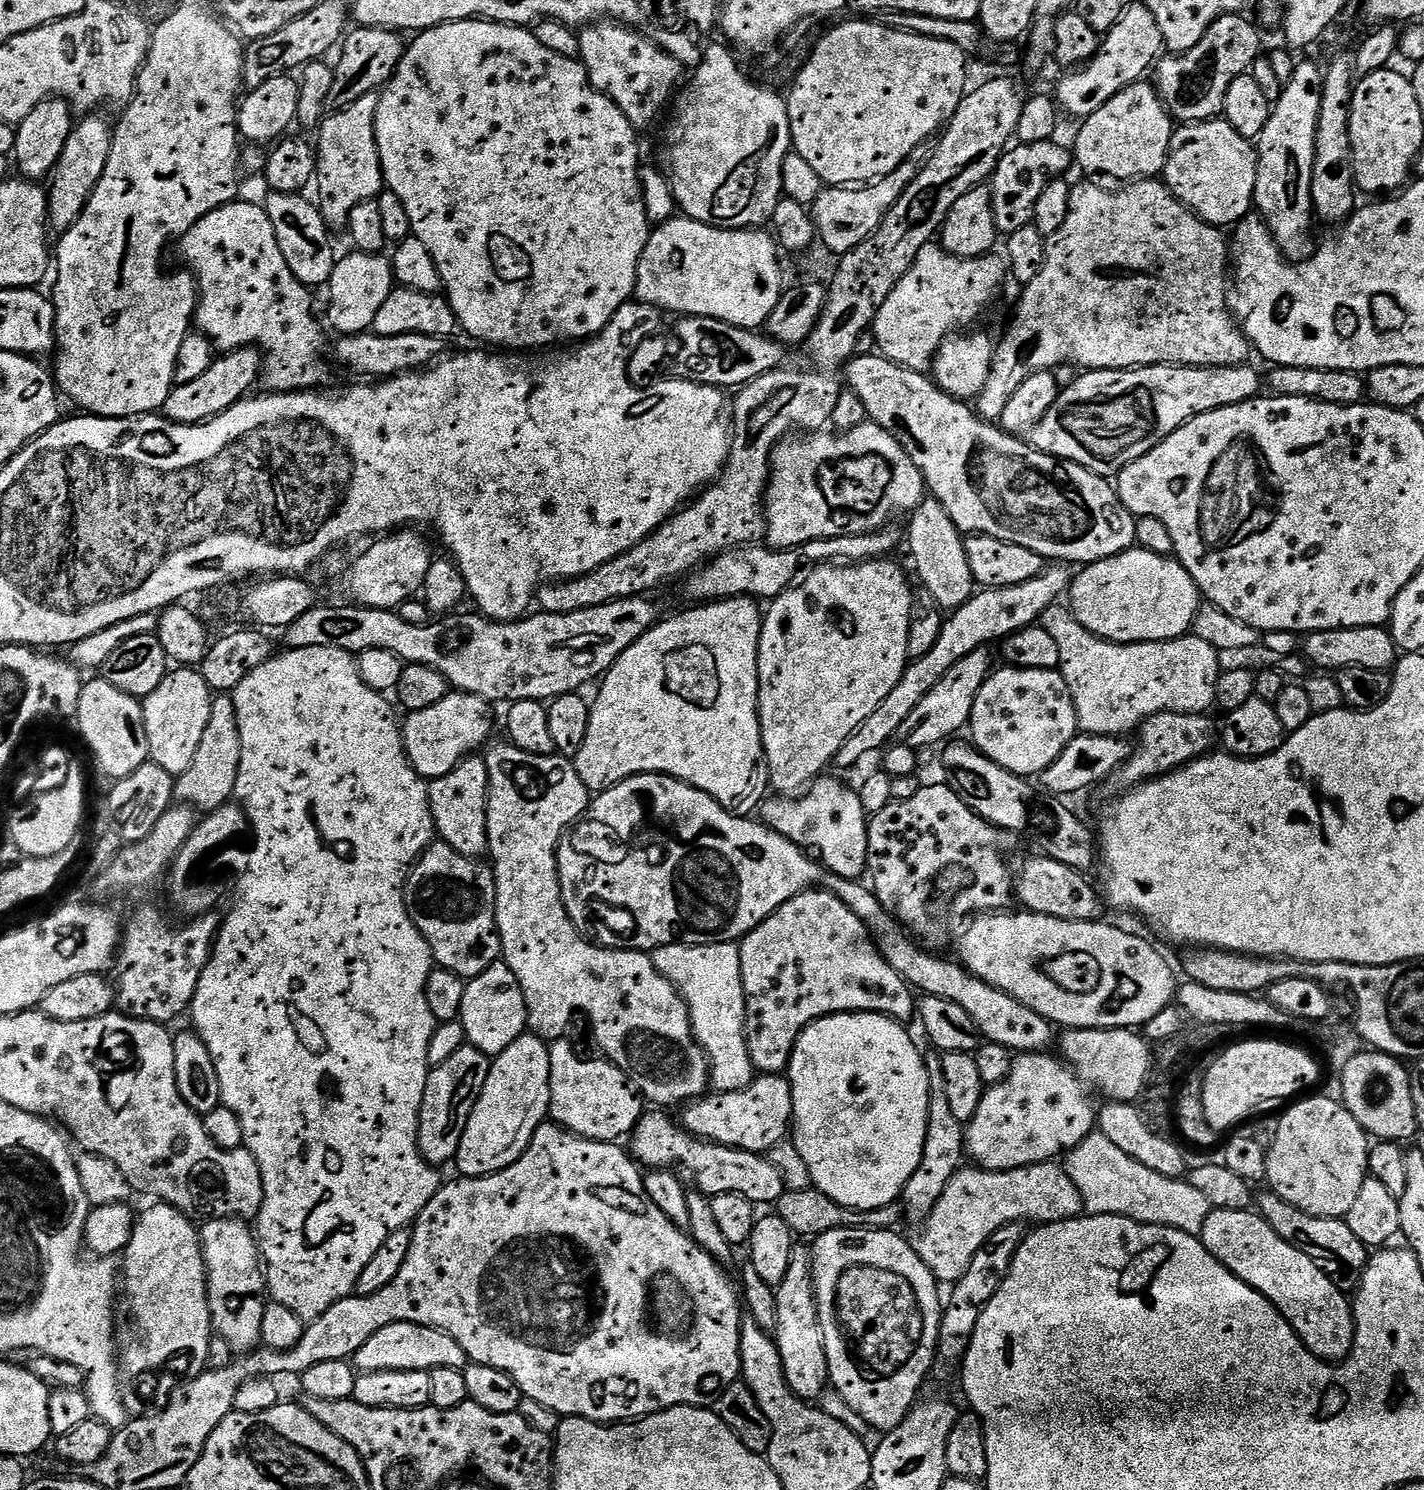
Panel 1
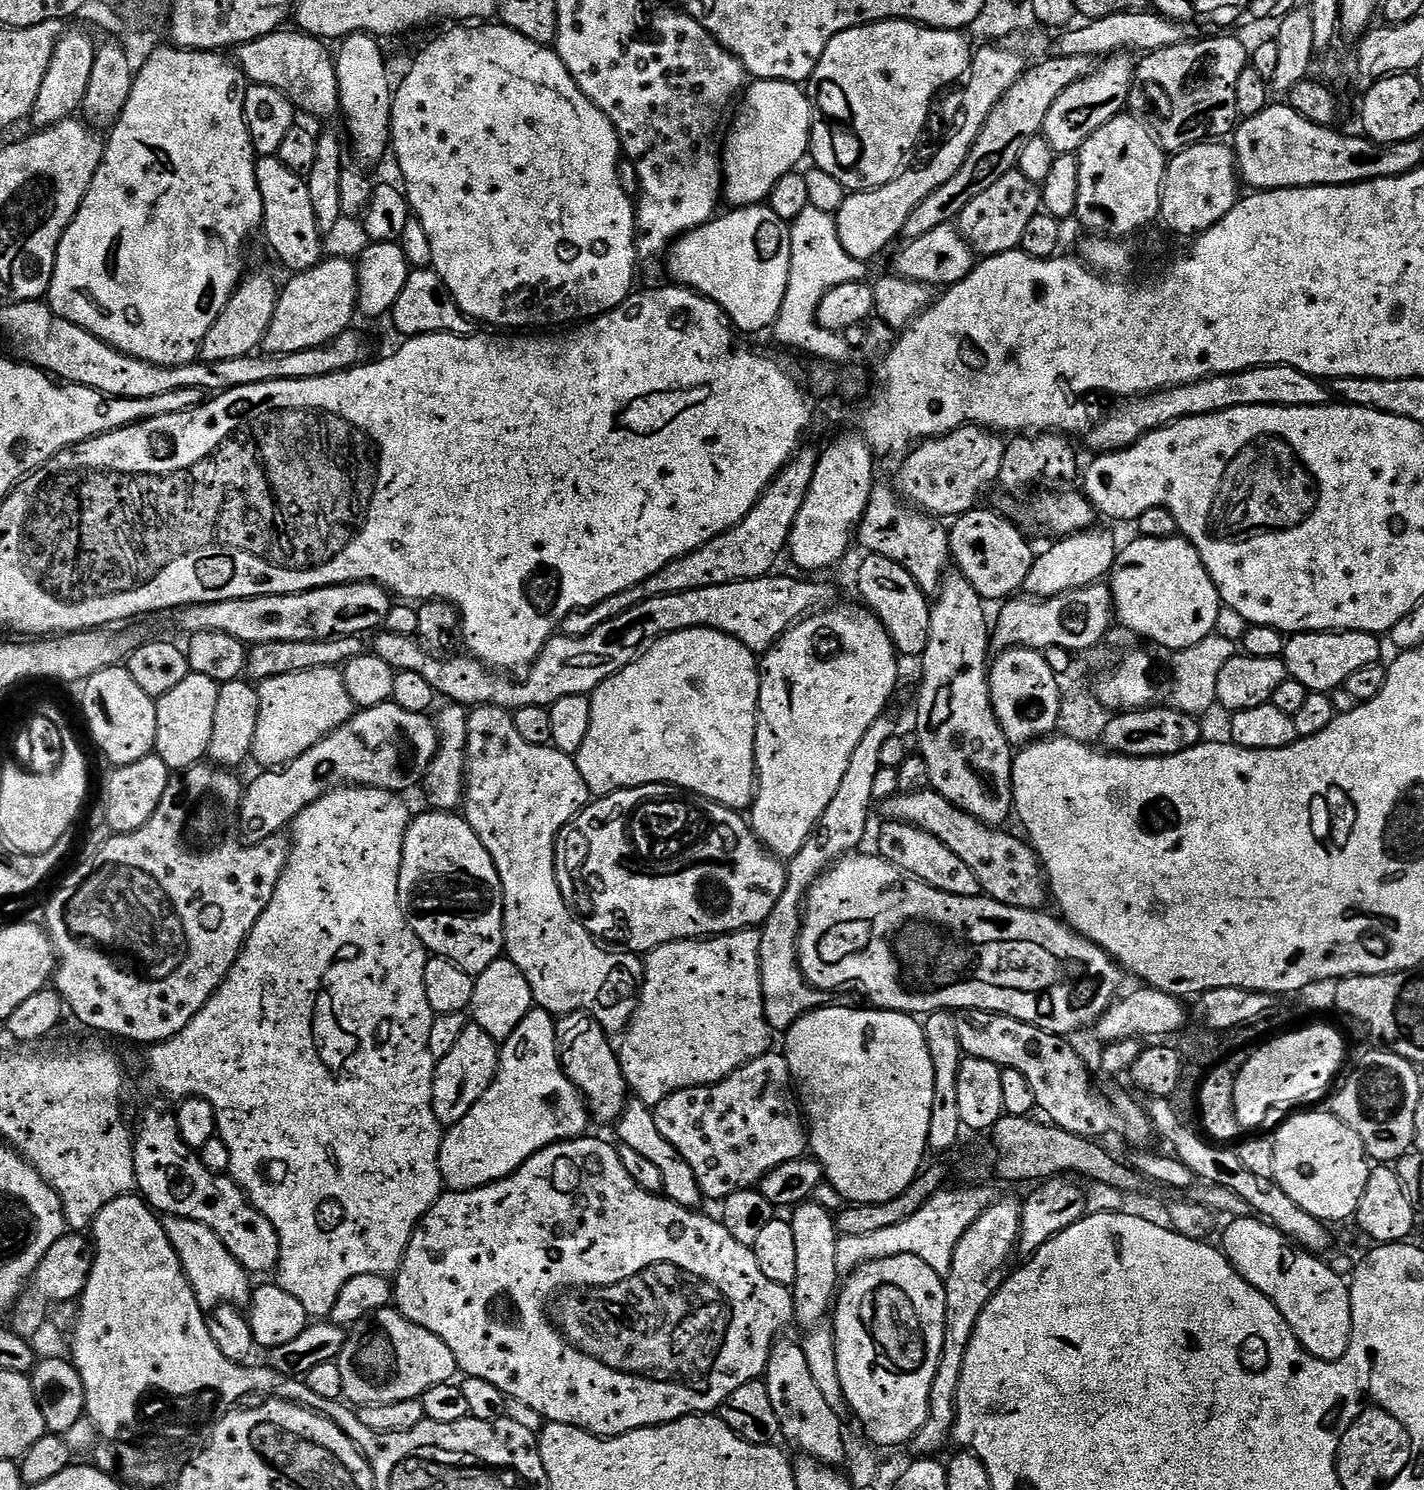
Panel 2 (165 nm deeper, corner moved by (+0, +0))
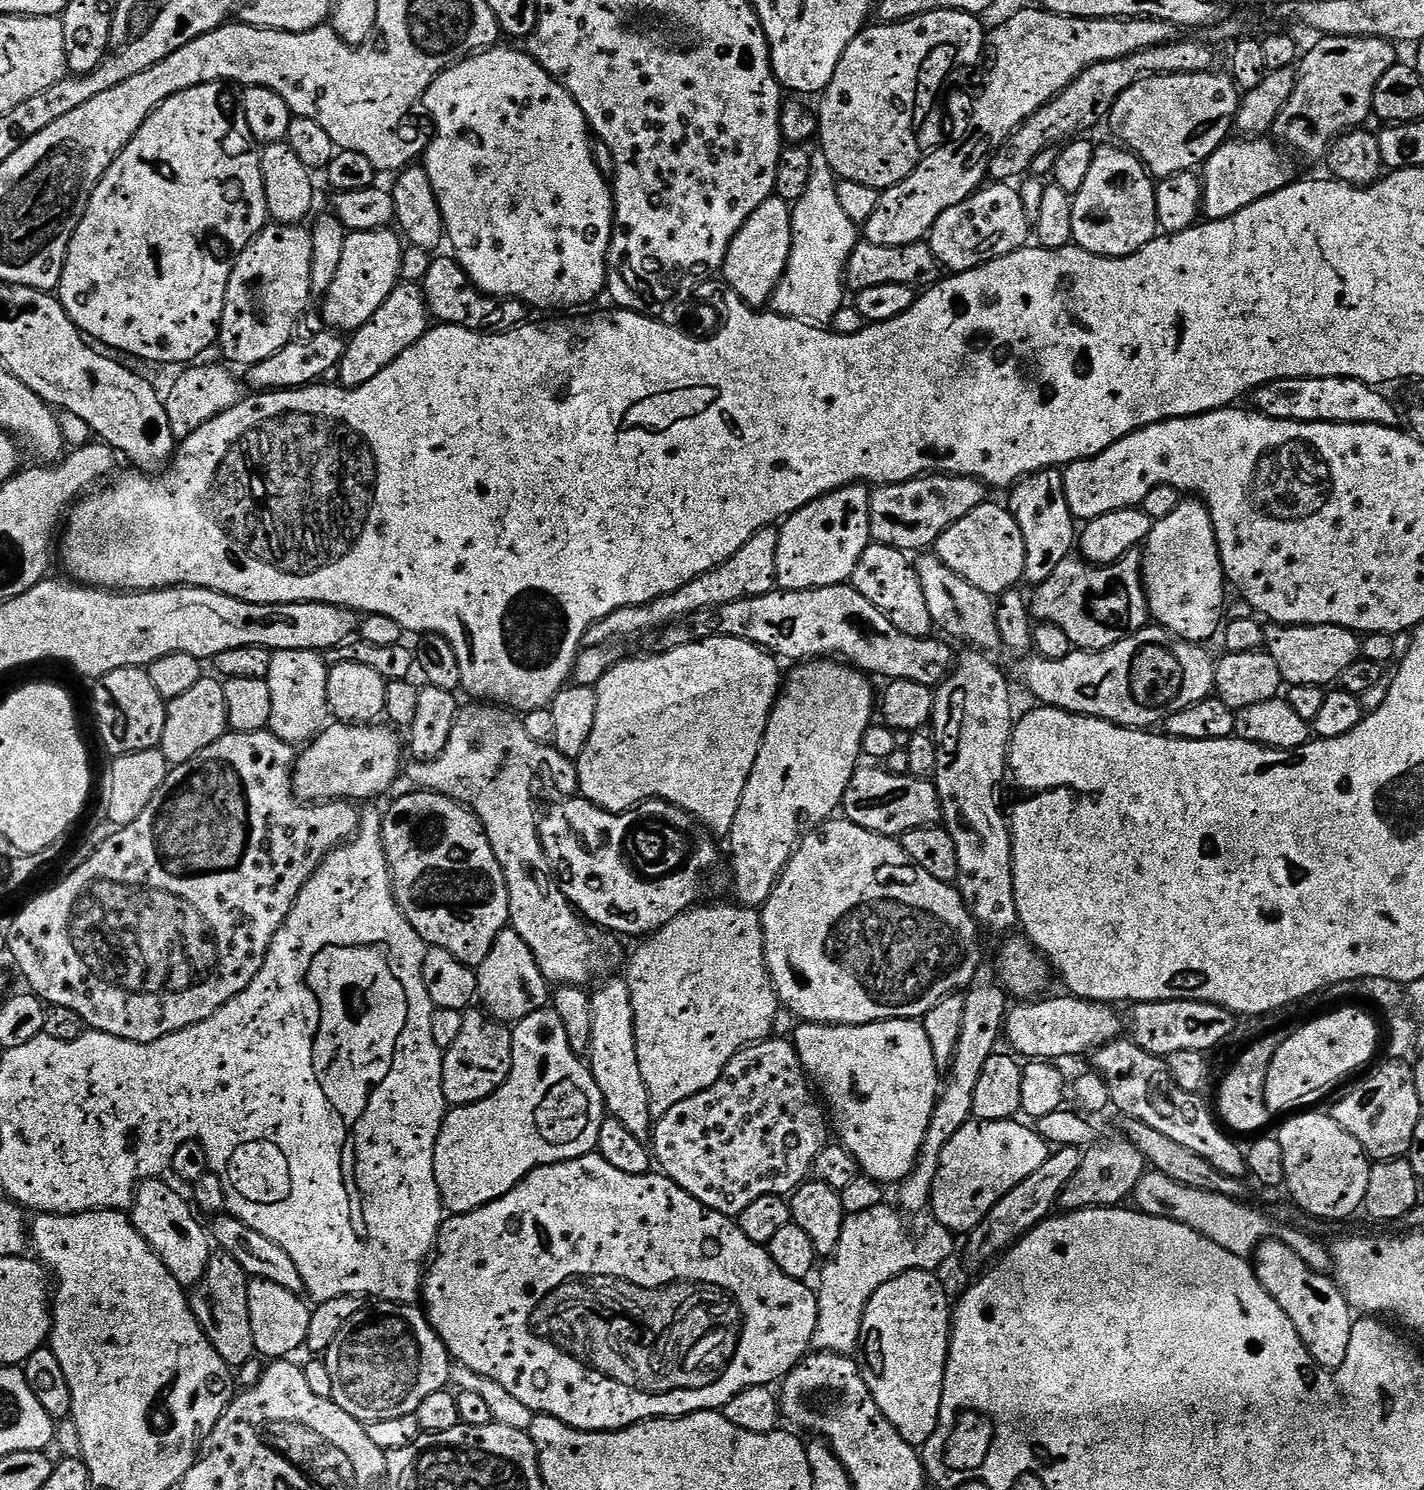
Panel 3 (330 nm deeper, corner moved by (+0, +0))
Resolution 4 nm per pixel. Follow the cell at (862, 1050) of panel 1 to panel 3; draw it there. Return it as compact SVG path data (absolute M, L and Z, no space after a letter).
M879 1020L873 1024L800 1022L795 1026L796 1033L790 1036L792 1045L798 1050L798 1058L802 1058L809 1080L818 1089L830 1113L835 1139L856 1159L865 1177L899 1185L916 1168L916 1159L920 1156L942 1087L942 1076L923 1023L920 1020Z

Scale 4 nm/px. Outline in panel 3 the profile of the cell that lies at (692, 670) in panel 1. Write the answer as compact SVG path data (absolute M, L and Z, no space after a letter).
M711 636L693 644L684 644L680 648L671 648L669 652L648 654L645 660L623 660L613 664L611 670L594 686L598 698L598 715L594 717L590 742L586 742L586 750L582 750L579 760L575 761L579 795L590 803L605 808L607 812L629 812L637 804L645 804L648 800L665 800L707 824L708 831L717 837L727 837L734 826L734 814L738 814L738 806L742 802L742 790L746 790L746 782L754 770L772 707L780 695L782 672L780 676L781 665L777 657L742 638Z

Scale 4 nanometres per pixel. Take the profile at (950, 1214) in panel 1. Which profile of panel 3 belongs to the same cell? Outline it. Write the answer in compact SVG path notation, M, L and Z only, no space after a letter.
M876 1204L873 1208L864 1208L861 1212L849 1211L845 1215L842 1238L838 1238L834 1254L827 1257L825 1264L828 1265L825 1268L823 1265L818 1272L818 1326L814 1326L812 1339L812 1348L815 1351L852 1356L860 1347L862 1318L878 1286L886 1286L886 1282L910 1270L936 1272L951 1258L957 1237L950 1230L946 1230L946 1226L929 1222L915 1236L908 1232L908 1224L903 1220L905 1217L893 1208Z

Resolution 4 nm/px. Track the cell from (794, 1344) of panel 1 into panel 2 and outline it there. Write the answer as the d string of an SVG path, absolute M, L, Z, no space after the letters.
M805 1202L803 1204L795 1205L794 1211L796 1212L793 1216L790 1216L790 1223L792 1225L792 1229L794 1230L794 1243L797 1244L798 1249L798 1274L794 1278L794 1282L791 1284L792 1289L792 1301L794 1302L794 1310L796 1311L794 1320L795 1323L798 1325L801 1324L801 1329L807 1330L810 1328L819 1328L821 1325L825 1323L824 1318L827 1316L829 1317L830 1311L833 1309L834 1301L838 1295L838 1285L841 1283L842 1274L838 1270L838 1242L840 1241L840 1233L836 1230L836 1218L835 1215L830 1211L827 1212L826 1209L823 1208L820 1204L812 1204L816 1202Z

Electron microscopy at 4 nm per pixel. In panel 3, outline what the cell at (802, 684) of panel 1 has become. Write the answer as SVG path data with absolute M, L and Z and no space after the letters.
M816 658L793 668L796 669L789 676L787 673L772 707L754 770L746 782L746 790L742 790L742 802L738 814L734 814L734 826L726 837L727 843L732 843L735 899L754 909L768 901L805 833L837 815L844 803L846 786L850 786L850 778L862 760L862 738L874 723L873 681L865 673L832 658Z

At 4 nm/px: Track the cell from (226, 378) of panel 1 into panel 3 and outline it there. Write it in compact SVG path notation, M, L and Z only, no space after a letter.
M391 227L349 232L338 274L334 274L334 282L330 282L330 290L322 298L324 320L328 323L325 325L329 329L340 334L351 334L374 318L378 306L382 306L396 285L401 283L404 249L401 237Z

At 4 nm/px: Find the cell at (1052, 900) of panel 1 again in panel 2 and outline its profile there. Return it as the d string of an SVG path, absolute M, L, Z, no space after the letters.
M901 792L883 801L878 812L885 816L885 821L897 820L903 824L912 824L916 828L926 830L926 834L934 834L934 838L950 846L950 850L954 850L954 854L958 854L958 858L962 858L962 862L970 866L974 878L978 878L981 893L990 899L1006 906L1033 910L1043 909L1044 903L1049 903L1048 881L1044 869L1040 867L1039 858L1032 851L1032 845L1019 835L1016 837L1004 832L1008 830L1001 830L976 820L958 806L951 804L941 792Z

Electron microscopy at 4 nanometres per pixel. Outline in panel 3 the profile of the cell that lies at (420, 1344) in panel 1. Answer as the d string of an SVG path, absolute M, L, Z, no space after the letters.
M376 1302L371 1306L373 1308L368 1308L368 1306L361 1307L360 1312L354 1314L354 1318L350 1318L350 1322L346 1322L346 1326L342 1326L342 1331L338 1334L338 1338L334 1338L334 1342L322 1356L324 1365L330 1370L330 1382L334 1385L331 1400L342 1410L346 1410L346 1414L350 1414L350 1418L354 1418L359 1424L365 1426L374 1422L386 1422L386 1418L414 1416L418 1406L422 1406L422 1401L430 1398L430 1394L445 1391L449 1387L450 1373L454 1367L453 1361L449 1357L447 1346L440 1341L436 1331L428 1323L427 1315L419 1307L410 1304L390 1304L387 1302Z

